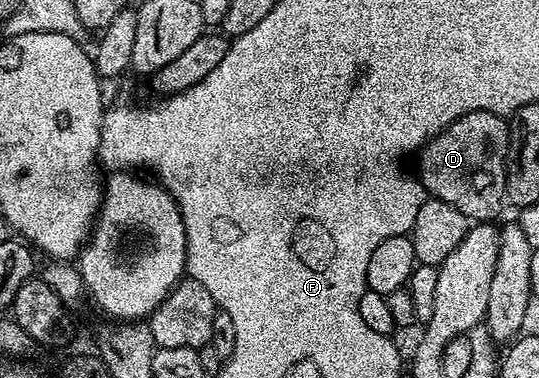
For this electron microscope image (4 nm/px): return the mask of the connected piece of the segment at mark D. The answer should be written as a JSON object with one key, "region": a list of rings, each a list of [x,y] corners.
{"region":[[[472,111],[430,139],[418,152],[419,182],[427,193],[462,212],[469,221],[488,222],[505,205],[509,121],[490,111]]]}

